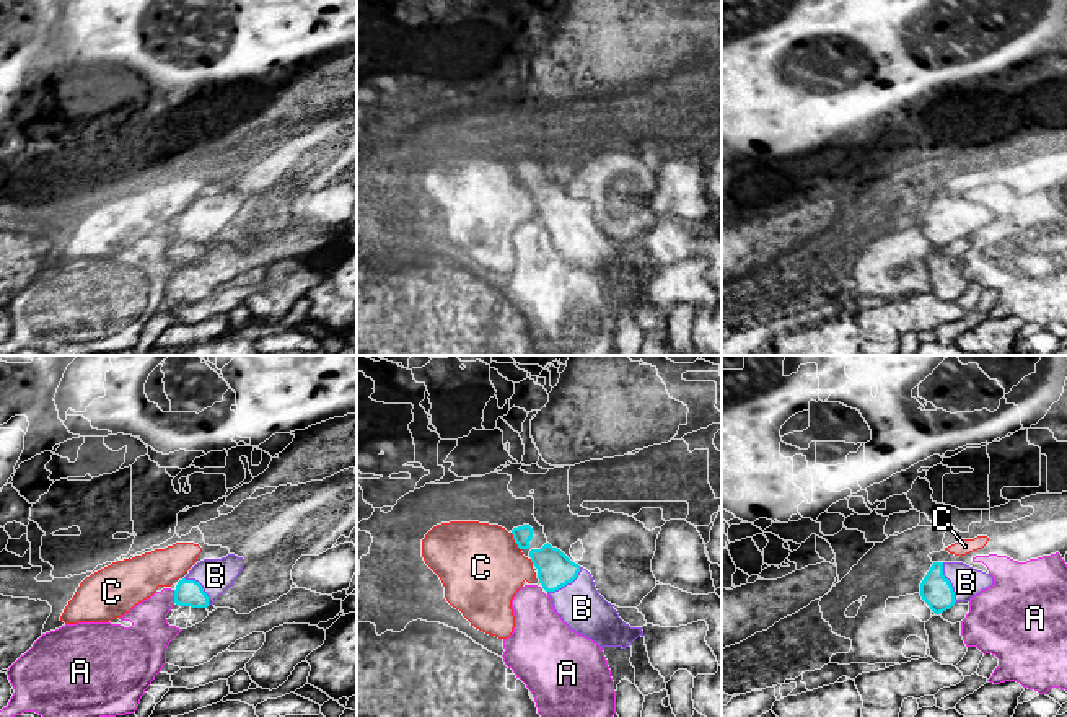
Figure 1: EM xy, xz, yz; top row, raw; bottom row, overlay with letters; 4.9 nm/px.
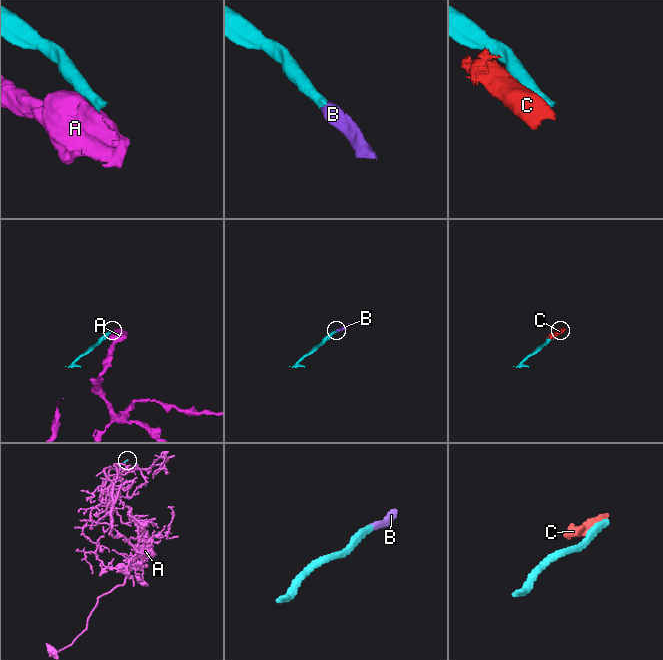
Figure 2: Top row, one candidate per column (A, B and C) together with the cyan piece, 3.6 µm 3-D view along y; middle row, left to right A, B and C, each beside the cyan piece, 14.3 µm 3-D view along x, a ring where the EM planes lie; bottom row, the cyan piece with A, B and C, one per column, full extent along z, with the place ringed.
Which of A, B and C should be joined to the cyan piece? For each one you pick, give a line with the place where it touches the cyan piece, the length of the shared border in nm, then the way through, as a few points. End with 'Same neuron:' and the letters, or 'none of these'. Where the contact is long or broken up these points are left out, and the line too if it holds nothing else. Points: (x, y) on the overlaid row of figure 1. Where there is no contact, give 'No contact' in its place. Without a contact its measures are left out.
B: Touches cyan at yz (948, 582). Shared border 220 nm. Path across: yz (935, 590), (948, 582), (966, 582)
Same neuron: B

